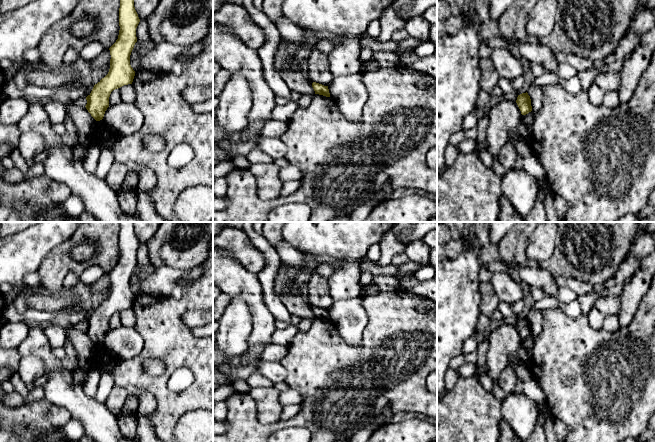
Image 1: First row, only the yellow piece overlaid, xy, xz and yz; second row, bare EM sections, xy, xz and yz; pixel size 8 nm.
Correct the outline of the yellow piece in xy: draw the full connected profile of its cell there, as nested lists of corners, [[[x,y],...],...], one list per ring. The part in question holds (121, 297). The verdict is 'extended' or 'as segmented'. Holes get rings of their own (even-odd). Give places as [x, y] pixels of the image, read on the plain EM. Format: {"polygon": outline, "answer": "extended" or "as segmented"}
{"polygon": [[[120,222],[119,259],[109,272],[110,293],[108,298],[94,309],[86,321],[86,333],[91,340],[100,345],[109,331],[109,321],[113,314],[132,308],[135,295],[130,289],[130,279],[137,266],[136,252],[140,246],[134,231],[134,222]]], "answer": "as segmented"}

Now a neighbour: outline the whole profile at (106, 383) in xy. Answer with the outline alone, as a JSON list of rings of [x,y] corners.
[[[111,371],[102,372],[95,396],[96,400],[102,403],[106,403],[113,386],[114,378]]]

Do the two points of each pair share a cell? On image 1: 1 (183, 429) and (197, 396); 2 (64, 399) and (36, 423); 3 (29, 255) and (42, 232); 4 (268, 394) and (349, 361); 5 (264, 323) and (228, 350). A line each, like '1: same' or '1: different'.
1: different
2: different
3: same
4: different
5: different

